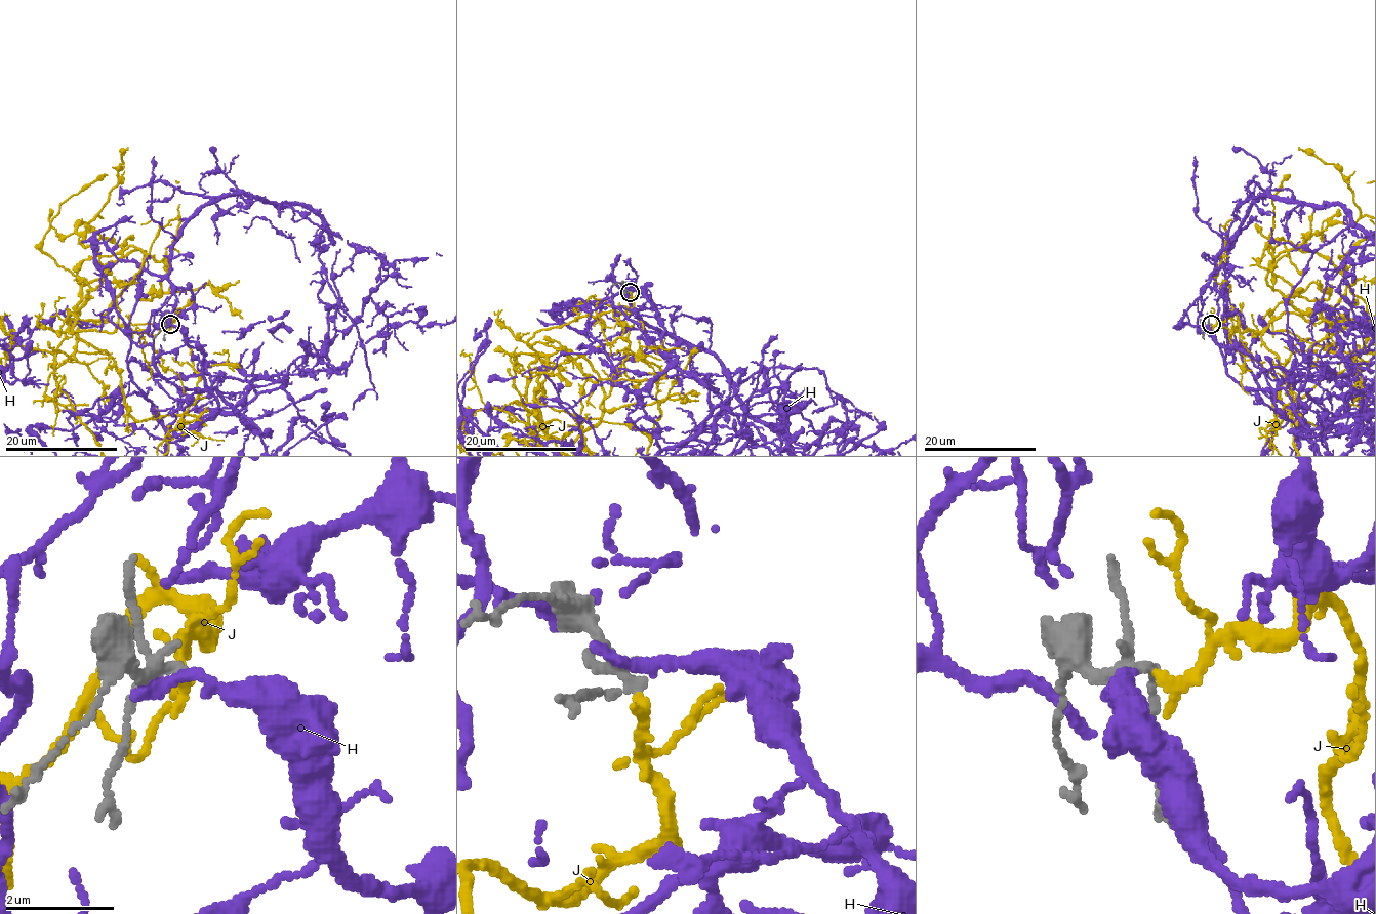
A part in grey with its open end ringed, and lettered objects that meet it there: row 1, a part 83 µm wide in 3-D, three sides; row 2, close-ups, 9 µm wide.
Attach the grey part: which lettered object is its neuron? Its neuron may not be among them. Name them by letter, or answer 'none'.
J

